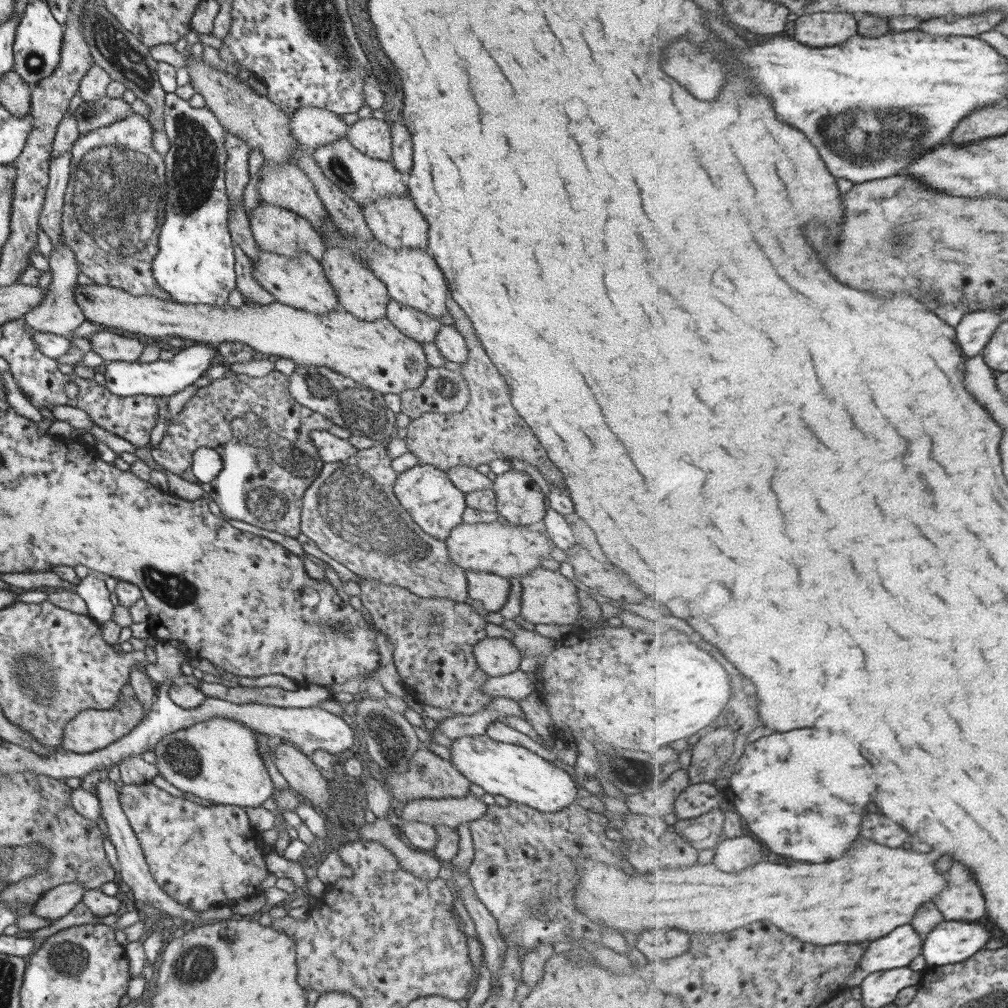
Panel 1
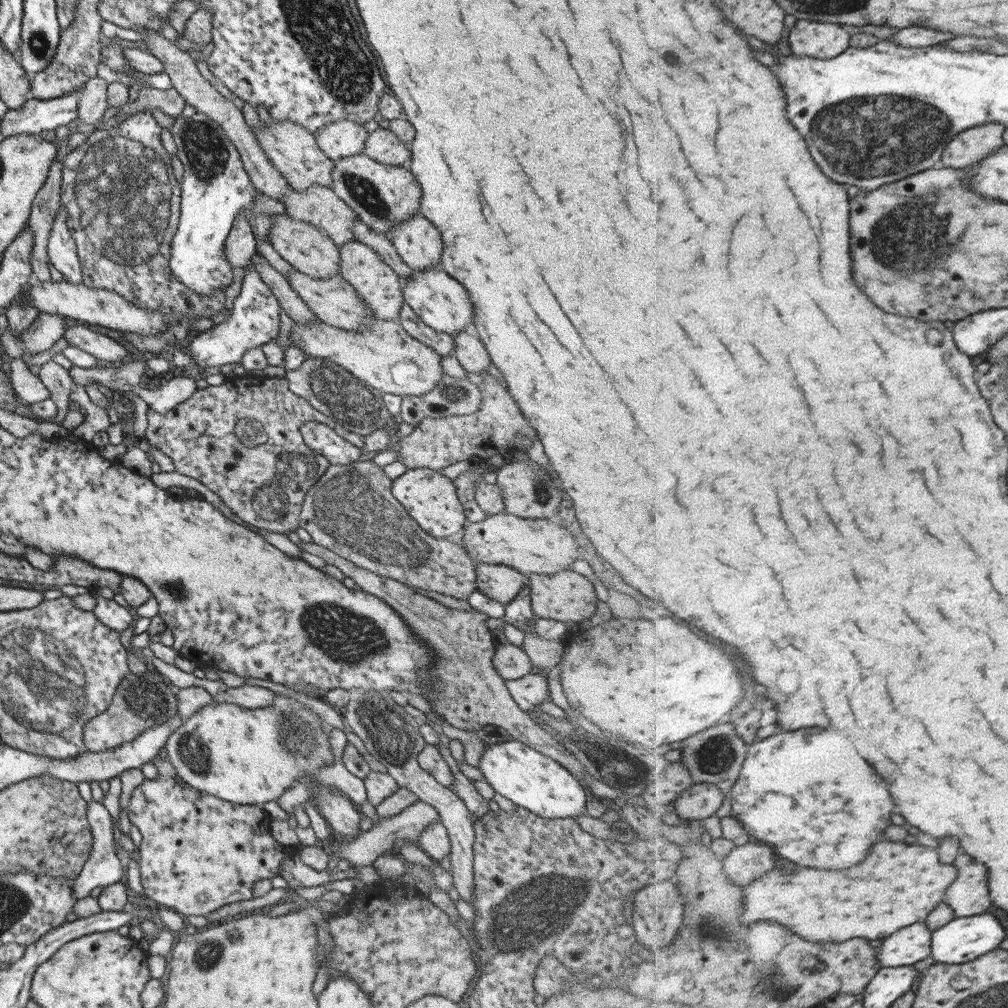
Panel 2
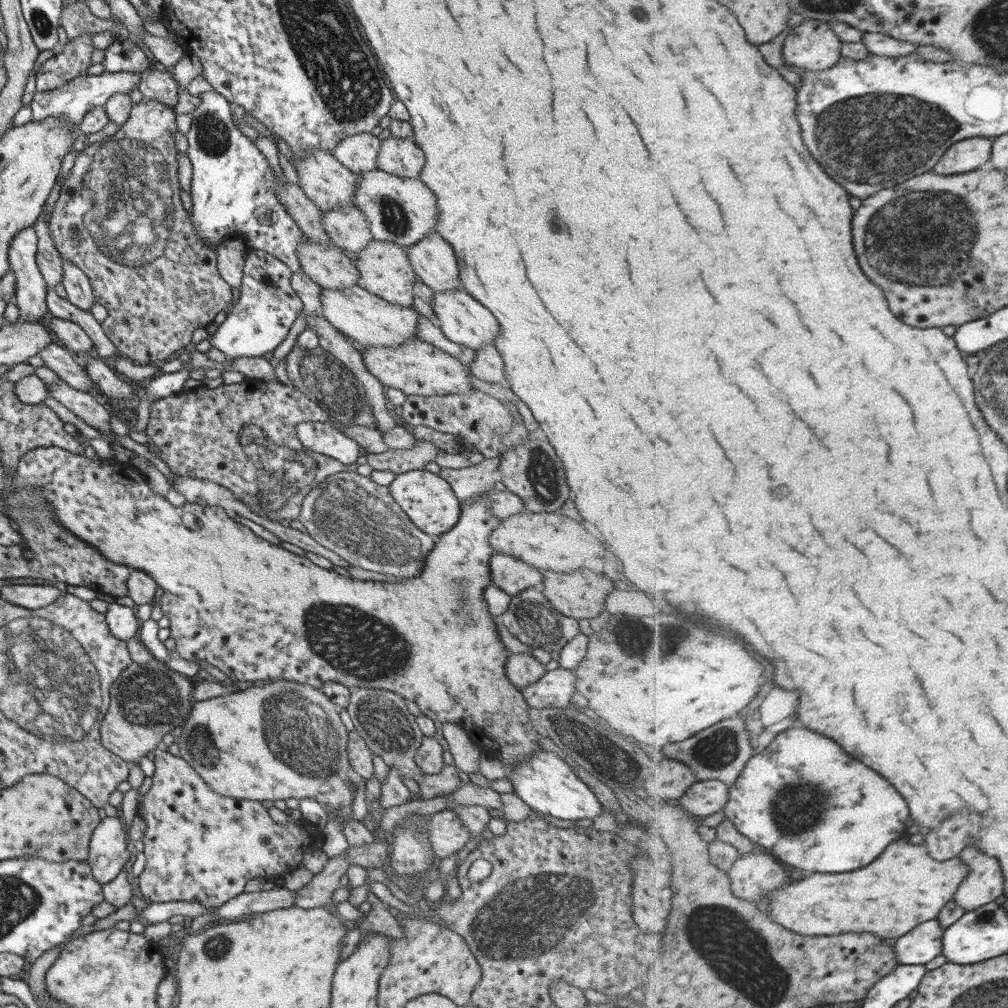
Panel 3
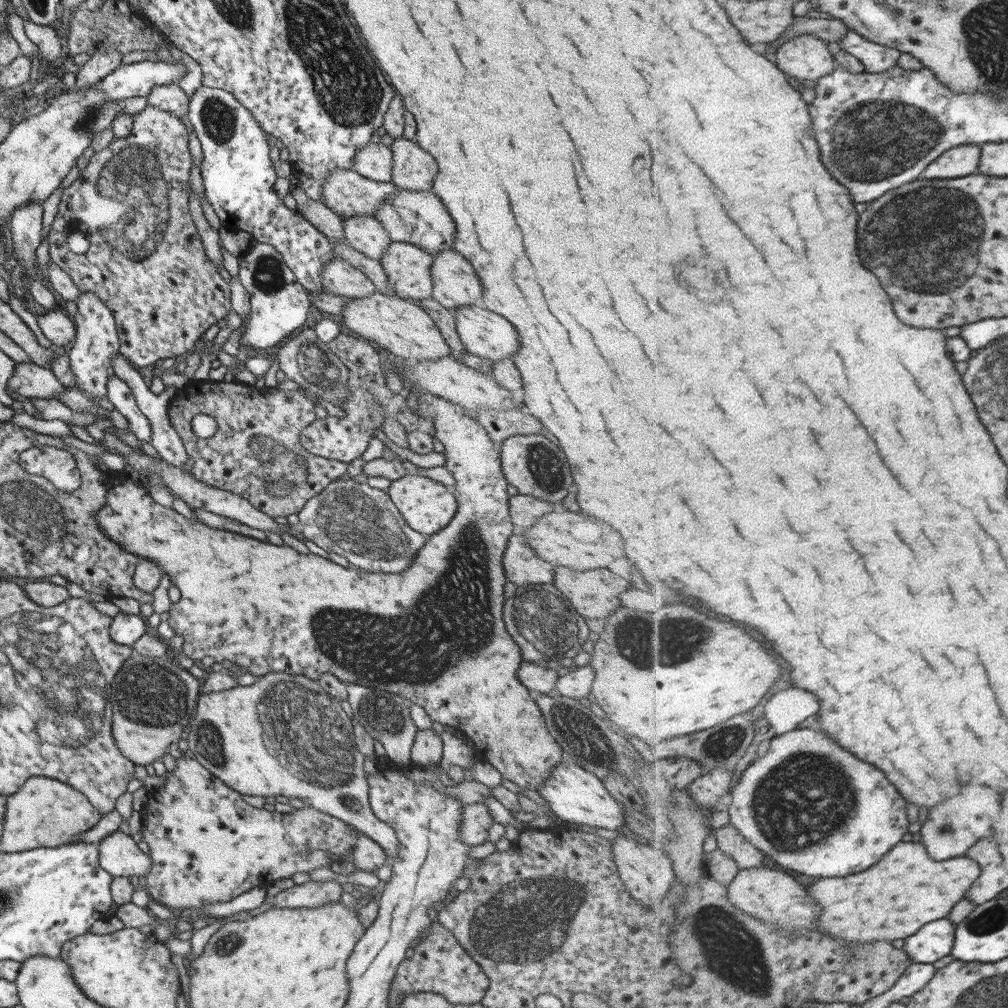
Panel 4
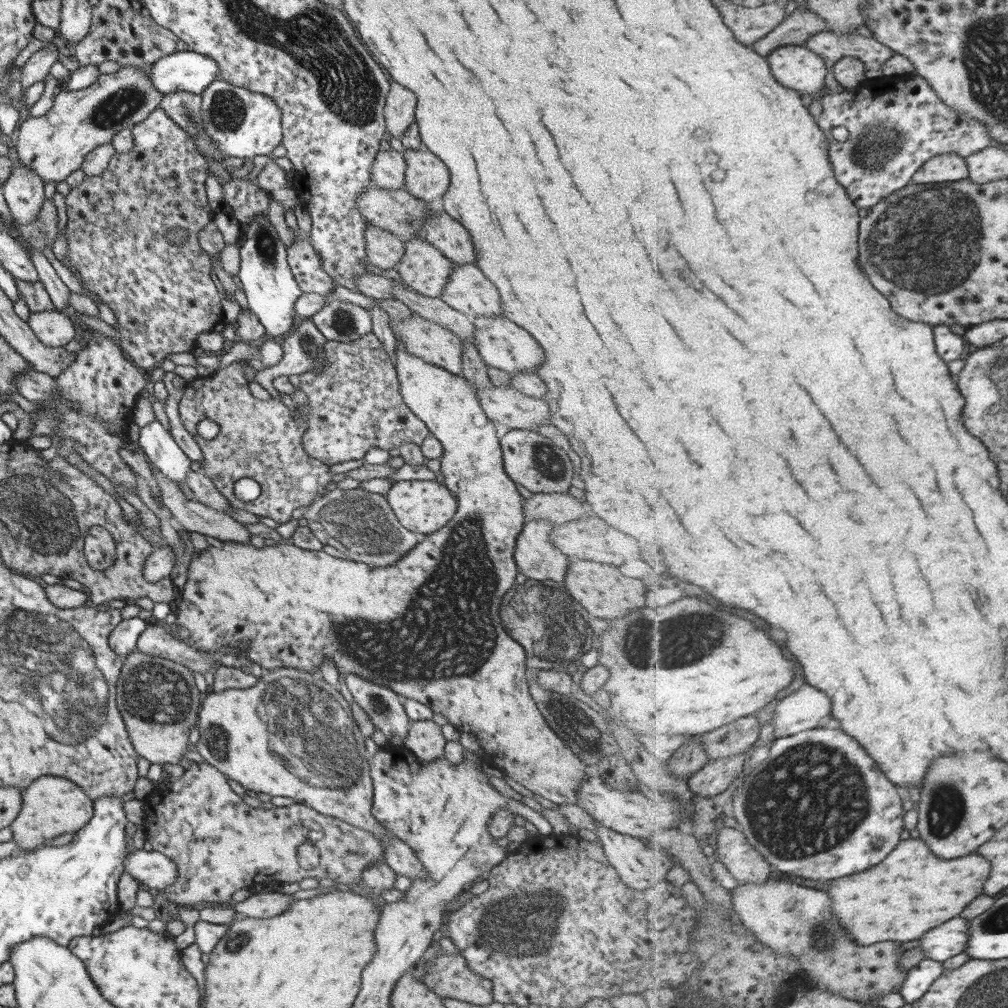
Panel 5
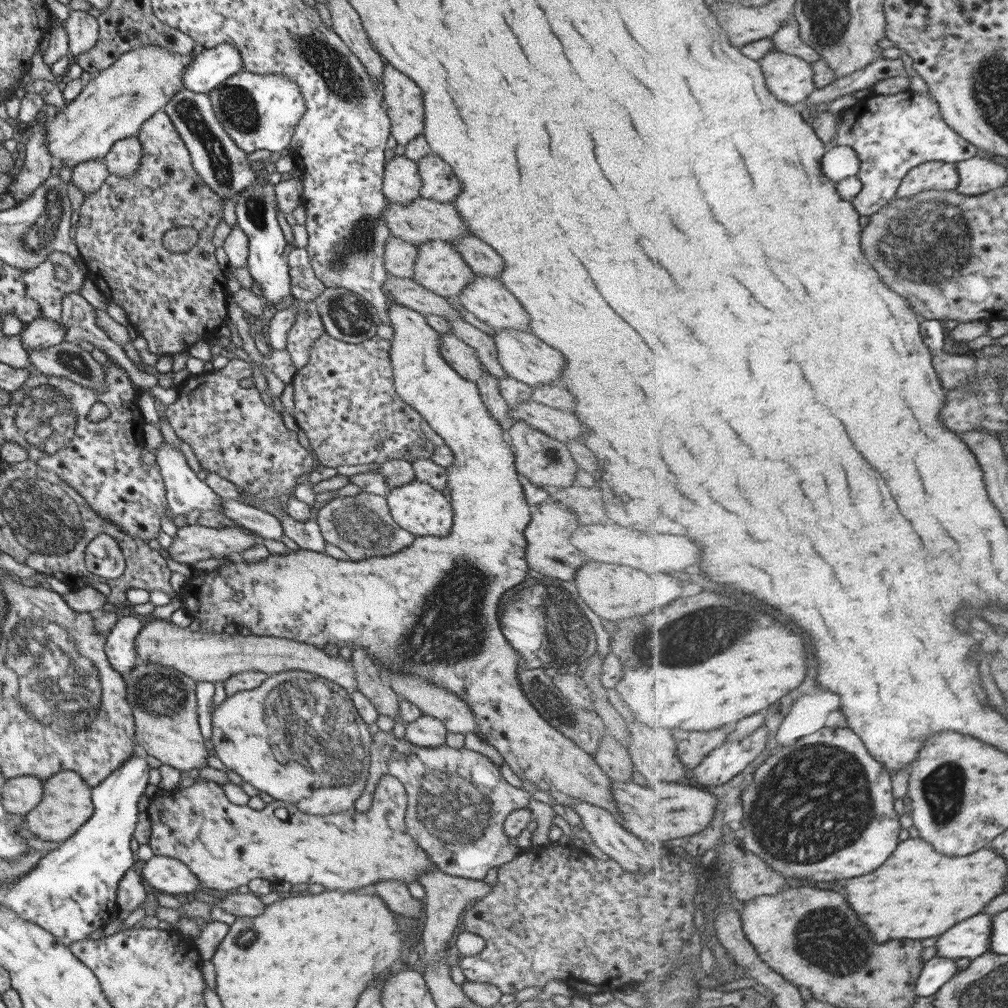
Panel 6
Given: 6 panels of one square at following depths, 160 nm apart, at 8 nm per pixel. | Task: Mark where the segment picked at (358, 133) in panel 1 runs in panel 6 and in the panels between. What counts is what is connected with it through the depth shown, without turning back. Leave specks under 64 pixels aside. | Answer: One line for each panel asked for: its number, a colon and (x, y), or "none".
2: (382, 146)
3: (397, 156)
4: (412, 168)
5: (425, 177)
6: (437, 180)

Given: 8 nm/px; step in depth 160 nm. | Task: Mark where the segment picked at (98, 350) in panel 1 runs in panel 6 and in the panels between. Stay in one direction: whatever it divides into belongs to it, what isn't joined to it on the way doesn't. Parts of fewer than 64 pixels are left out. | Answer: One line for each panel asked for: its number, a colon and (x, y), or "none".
2: (101, 347)
3: (72, 338)
4: (57, 327)
5: (53, 329)
6: (40, 334)

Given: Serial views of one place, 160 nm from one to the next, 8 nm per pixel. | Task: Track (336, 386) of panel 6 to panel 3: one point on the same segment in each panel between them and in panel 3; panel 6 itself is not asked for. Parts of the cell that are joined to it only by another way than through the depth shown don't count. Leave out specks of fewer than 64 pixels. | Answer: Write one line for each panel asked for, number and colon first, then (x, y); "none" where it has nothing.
3: (322, 438)
4: (370, 401)
5: (353, 402)

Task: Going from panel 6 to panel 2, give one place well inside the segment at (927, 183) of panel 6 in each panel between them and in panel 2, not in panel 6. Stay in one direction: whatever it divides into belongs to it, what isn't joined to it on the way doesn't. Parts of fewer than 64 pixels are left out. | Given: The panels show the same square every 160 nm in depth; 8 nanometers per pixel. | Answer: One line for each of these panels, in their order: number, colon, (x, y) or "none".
2: (971, 147)
3: (971, 154)
4: (961, 161)
5: (951, 167)

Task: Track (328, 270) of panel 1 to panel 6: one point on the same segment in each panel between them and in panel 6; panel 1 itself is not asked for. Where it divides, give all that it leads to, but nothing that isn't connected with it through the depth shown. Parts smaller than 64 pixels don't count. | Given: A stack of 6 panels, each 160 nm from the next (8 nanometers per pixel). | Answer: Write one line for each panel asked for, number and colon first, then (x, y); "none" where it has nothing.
2: (379, 287)
3: (383, 268)
4: (407, 267)
5: (422, 267)
6: (439, 267)

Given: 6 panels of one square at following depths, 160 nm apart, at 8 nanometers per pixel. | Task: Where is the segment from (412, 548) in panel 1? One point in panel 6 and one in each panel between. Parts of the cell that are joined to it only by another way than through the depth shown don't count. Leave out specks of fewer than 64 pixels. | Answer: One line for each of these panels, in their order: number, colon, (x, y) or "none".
2: (380, 537)
3: (347, 513)
4: (359, 523)
5: (360, 524)
6: (360, 525)

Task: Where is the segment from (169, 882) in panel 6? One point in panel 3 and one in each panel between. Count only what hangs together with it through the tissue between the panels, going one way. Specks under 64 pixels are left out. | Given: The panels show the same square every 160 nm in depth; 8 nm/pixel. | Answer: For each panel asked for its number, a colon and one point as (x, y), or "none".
3: (108, 852)
4: (118, 855)
5: (151, 868)

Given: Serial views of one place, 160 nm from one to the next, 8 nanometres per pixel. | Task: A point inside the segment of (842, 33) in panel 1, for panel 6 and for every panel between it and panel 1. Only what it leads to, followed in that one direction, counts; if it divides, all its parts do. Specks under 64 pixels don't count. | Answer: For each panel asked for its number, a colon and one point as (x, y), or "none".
2: (806, 38)
3: (813, 45)
4: (807, 57)
5: (795, 66)
6: (790, 78)

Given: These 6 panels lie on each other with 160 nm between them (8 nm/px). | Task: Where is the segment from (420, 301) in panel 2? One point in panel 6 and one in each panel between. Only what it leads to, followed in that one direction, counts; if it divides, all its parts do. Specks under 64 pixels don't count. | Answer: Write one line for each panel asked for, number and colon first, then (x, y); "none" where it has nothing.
3: (462, 320)
4: (484, 334)
5: (501, 344)
6: (522, 356)

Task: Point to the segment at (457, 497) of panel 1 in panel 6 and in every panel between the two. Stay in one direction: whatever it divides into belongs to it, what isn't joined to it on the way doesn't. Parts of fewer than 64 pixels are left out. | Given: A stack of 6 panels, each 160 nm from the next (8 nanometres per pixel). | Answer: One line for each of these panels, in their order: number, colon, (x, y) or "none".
2: (430, 499)
3: (428, 501)
4: (426, 506)
5: (422, 506)
6: (418, 508)

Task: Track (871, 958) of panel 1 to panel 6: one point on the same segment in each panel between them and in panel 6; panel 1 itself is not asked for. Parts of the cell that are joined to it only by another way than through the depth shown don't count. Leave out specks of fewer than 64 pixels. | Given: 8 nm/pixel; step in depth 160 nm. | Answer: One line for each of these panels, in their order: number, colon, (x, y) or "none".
2: (913, 945)
3: (920, 947)
4: (936, 941)
5: (949, 940)
6: (971, 939)

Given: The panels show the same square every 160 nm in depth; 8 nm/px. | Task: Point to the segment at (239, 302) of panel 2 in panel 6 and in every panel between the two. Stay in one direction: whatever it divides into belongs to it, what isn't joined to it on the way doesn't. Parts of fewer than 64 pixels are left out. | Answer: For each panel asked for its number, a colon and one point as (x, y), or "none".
3: (257, 324)
4: (278, 304)
5: (266, 280)
6: (255, 209)

